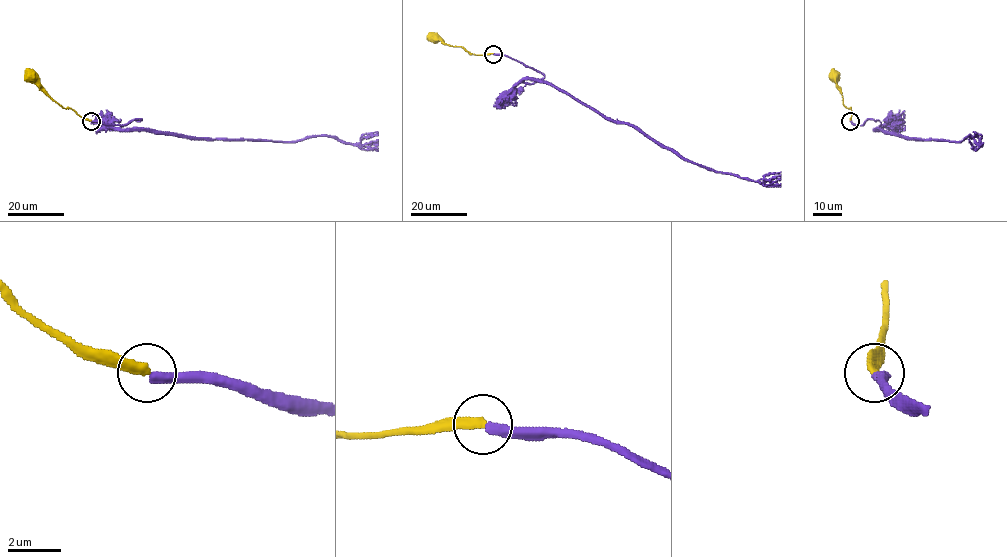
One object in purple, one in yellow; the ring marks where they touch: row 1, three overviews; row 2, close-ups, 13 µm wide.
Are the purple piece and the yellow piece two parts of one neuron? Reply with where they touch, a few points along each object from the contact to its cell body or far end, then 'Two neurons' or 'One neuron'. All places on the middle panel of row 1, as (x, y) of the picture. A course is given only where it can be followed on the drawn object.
Place: (493, 54). Course of purple: (493, 54), (544, 76), (526, 84), (550, 83), (690, 161), (757, 182), (781, 172). Course of yellow: (493, 54), (469, 54), (460, 47), (446, 45), (436, 34), (434, 37). Two neurons

